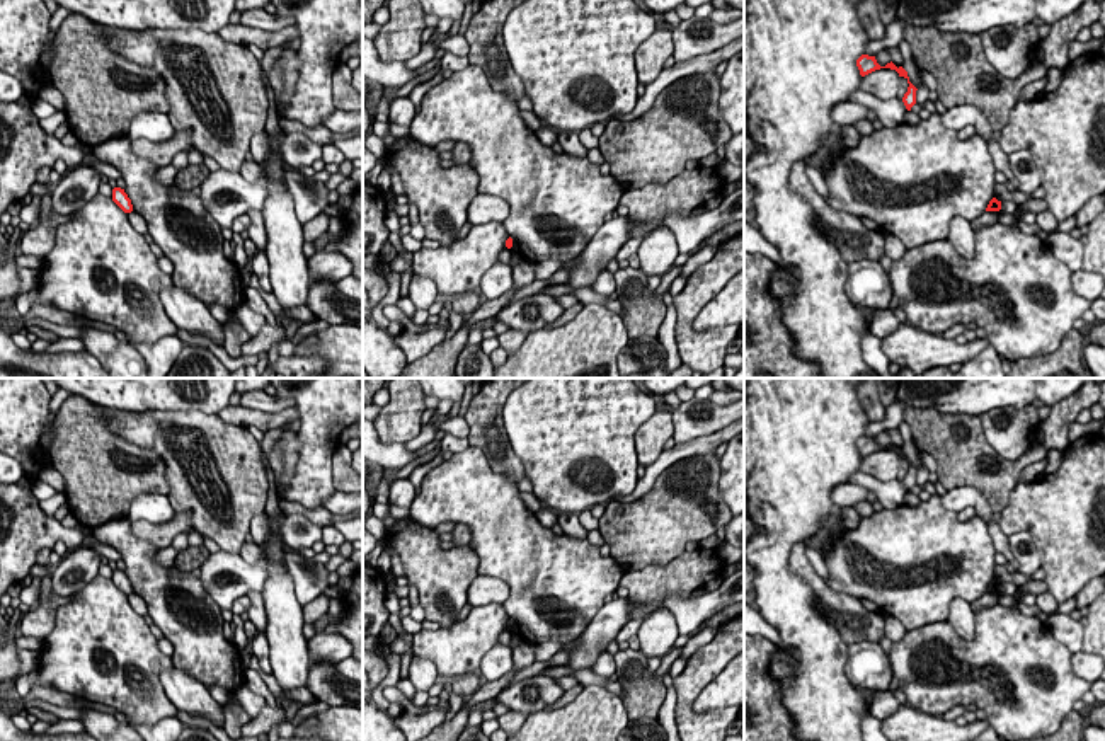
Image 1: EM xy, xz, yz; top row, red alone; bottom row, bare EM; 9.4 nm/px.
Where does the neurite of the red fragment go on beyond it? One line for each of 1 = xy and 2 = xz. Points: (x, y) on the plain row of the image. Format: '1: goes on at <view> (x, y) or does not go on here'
1: does not go on here
2: does not go on here

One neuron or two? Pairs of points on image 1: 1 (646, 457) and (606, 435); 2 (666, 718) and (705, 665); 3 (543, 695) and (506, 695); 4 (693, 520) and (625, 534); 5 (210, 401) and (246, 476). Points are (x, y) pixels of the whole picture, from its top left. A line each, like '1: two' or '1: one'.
1: two
2: two
3: one
4: one
5: two

